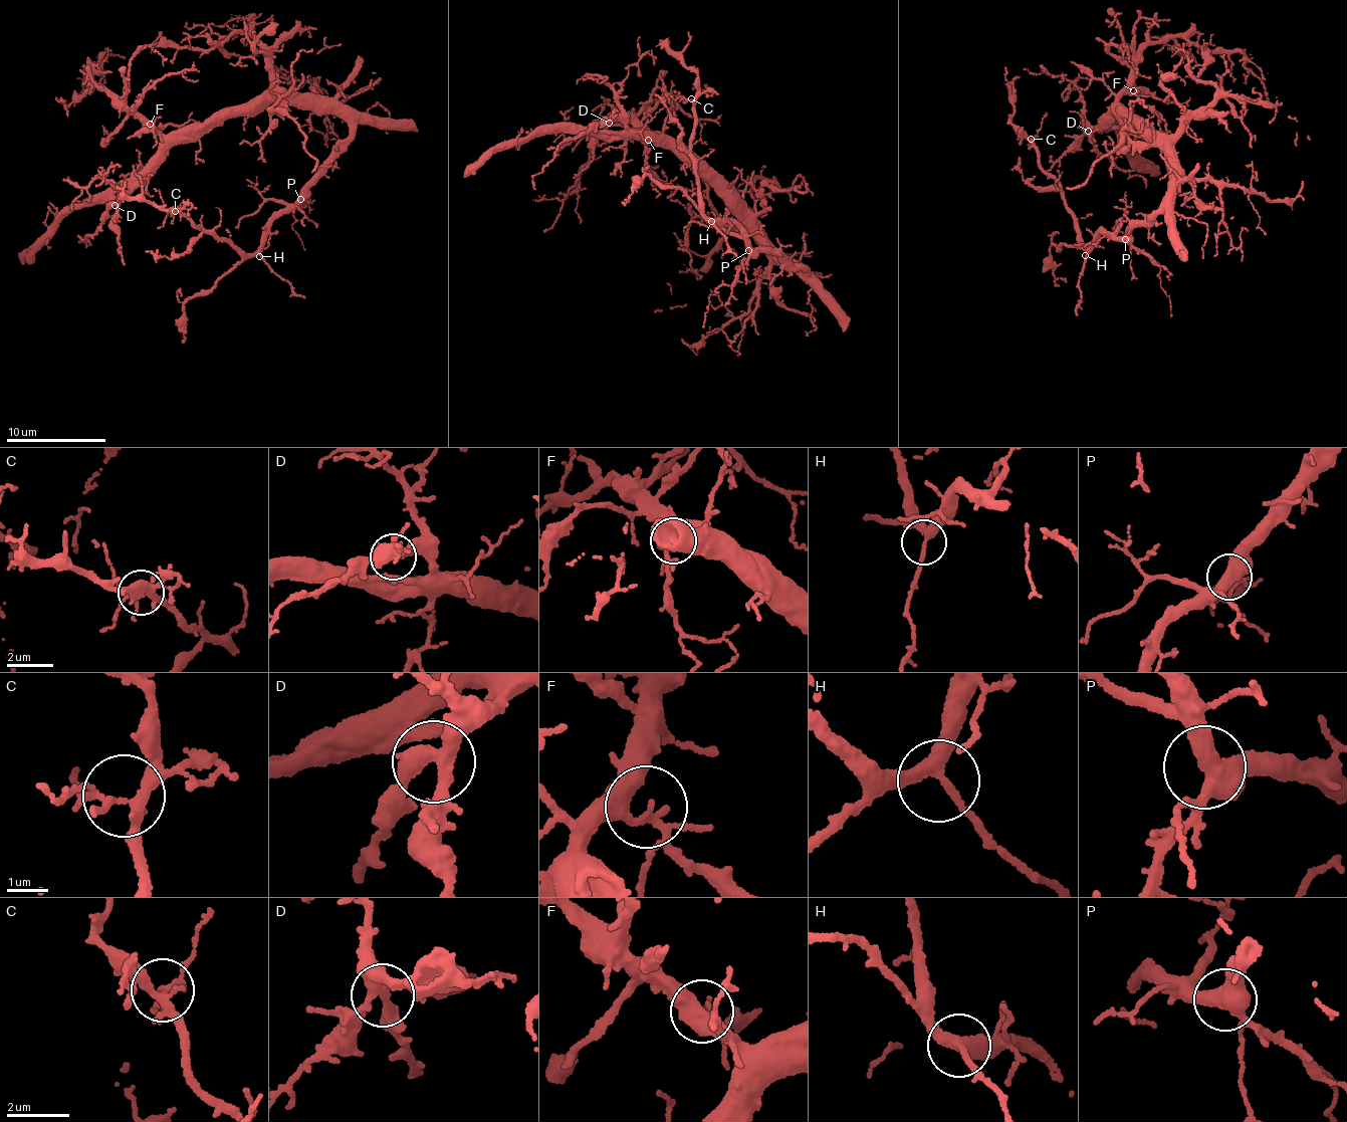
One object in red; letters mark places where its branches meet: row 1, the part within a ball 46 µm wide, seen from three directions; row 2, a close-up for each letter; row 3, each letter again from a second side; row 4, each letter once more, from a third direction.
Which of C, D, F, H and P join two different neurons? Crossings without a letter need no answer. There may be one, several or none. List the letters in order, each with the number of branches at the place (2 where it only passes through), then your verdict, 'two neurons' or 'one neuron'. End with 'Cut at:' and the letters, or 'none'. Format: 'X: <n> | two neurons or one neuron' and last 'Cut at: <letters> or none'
C: 6 | one neuron
D: 3 | one neuron
F: 4 | one neuron
H: 3 | one neuron
P: 5 | one neuron
Cut at: none

